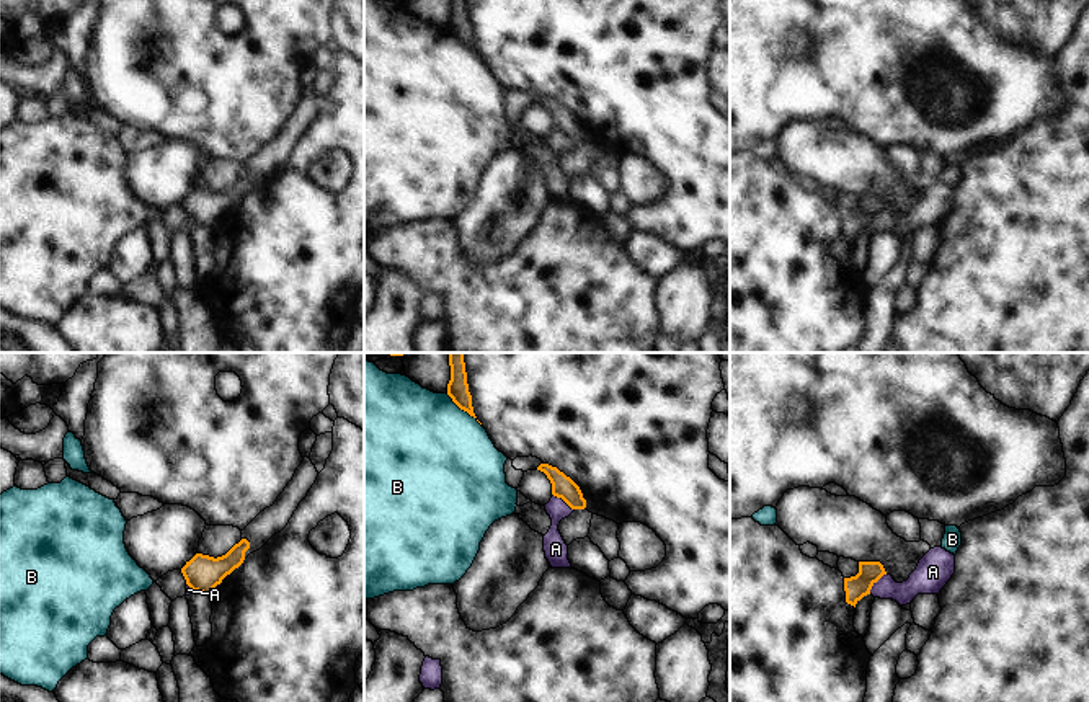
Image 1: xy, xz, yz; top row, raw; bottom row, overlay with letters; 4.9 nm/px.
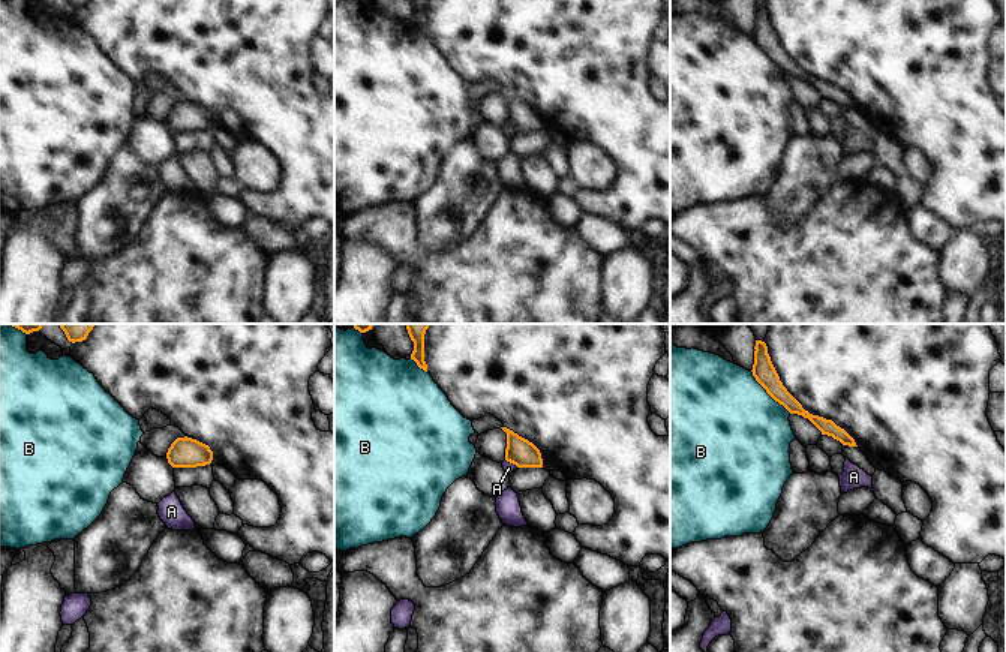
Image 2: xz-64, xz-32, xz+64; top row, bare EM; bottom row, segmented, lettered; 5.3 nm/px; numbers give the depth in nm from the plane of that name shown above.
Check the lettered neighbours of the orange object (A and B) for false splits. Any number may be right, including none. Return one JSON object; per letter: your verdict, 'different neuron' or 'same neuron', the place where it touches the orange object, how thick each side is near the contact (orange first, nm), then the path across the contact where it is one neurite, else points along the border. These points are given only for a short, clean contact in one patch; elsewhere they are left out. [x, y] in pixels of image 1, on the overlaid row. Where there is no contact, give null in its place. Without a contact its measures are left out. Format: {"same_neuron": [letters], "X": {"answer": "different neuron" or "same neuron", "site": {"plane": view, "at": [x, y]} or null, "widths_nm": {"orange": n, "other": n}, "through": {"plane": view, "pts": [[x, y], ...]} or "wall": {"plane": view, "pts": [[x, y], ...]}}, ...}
{"same_neuron": [], "A": {"answer": "different neuron", "site": {"plane": "yz", "at": [875, 582]}, "widths_nm": {"orange": 120, "other": 150}, "wall": {"plane": "yz", "pts": [[885, 573], [869, 593]]}}, "B": {"answer": "different neuron", "site": {"plane": "xz", "at": [464, 410]}, "widths_nm": {"orange": 110, "other": 500}, "wall": {"plane": "xz", "pts": [[446, 394], [480, 425]]}}}

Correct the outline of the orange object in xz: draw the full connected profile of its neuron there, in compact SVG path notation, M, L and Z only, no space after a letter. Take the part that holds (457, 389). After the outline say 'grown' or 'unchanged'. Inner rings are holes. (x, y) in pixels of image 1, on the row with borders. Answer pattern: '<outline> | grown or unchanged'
M449 353L449 366L451 380L447 384L447 395L460 410L477 418L472 407L472 395L469 392L464 353Z | unchanged

